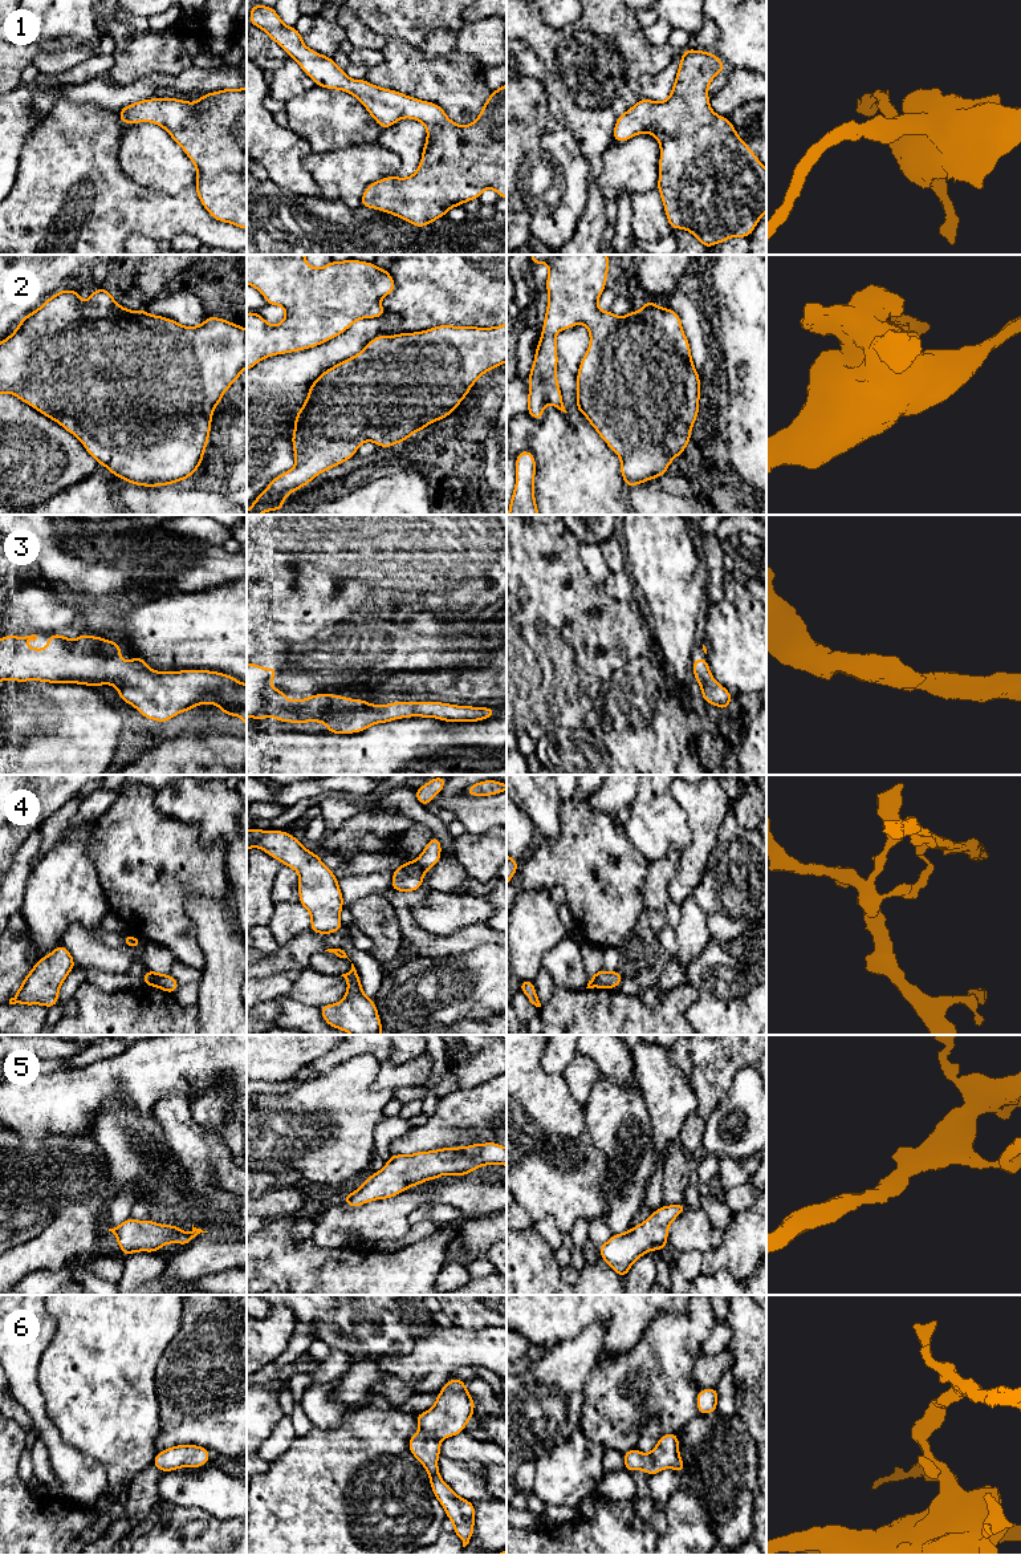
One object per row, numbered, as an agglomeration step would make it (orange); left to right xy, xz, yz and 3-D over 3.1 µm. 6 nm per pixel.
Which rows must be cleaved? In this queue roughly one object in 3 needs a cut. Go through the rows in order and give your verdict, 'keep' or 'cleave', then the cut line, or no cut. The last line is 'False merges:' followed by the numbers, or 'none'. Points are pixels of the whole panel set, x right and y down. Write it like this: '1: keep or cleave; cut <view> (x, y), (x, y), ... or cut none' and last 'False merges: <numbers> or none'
1: keep; cut none
2: keep; cut none
3: keep; cut none
4: cleave; cut xy (162, 974), (157, 986)
5: keep; cut none
6: keep; cut none
False merges: 4

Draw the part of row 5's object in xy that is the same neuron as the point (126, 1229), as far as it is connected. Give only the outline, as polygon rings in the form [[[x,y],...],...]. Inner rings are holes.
[[[131,1217],[109,1231],[115,1235],[125,1256],[138,1251],[158,1252],[162,1246],[178,1242],[186,1247],[198,1234],[208,1233],[192,1225],[192,1231],[186,1234],[179,1226],[160,1225],[149,1218],[134,1221]]]

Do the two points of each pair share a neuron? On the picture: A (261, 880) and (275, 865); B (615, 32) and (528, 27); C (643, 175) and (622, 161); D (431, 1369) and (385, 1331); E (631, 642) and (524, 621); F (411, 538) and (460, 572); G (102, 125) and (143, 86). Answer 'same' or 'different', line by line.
A: same
B: same
C: same
D: different
E: same
F: same
G: different

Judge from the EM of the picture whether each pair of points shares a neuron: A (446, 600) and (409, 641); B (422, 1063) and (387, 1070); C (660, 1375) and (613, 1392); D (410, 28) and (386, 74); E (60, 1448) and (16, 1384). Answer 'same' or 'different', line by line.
A: different
B: same
C: same
D: different
E: same

